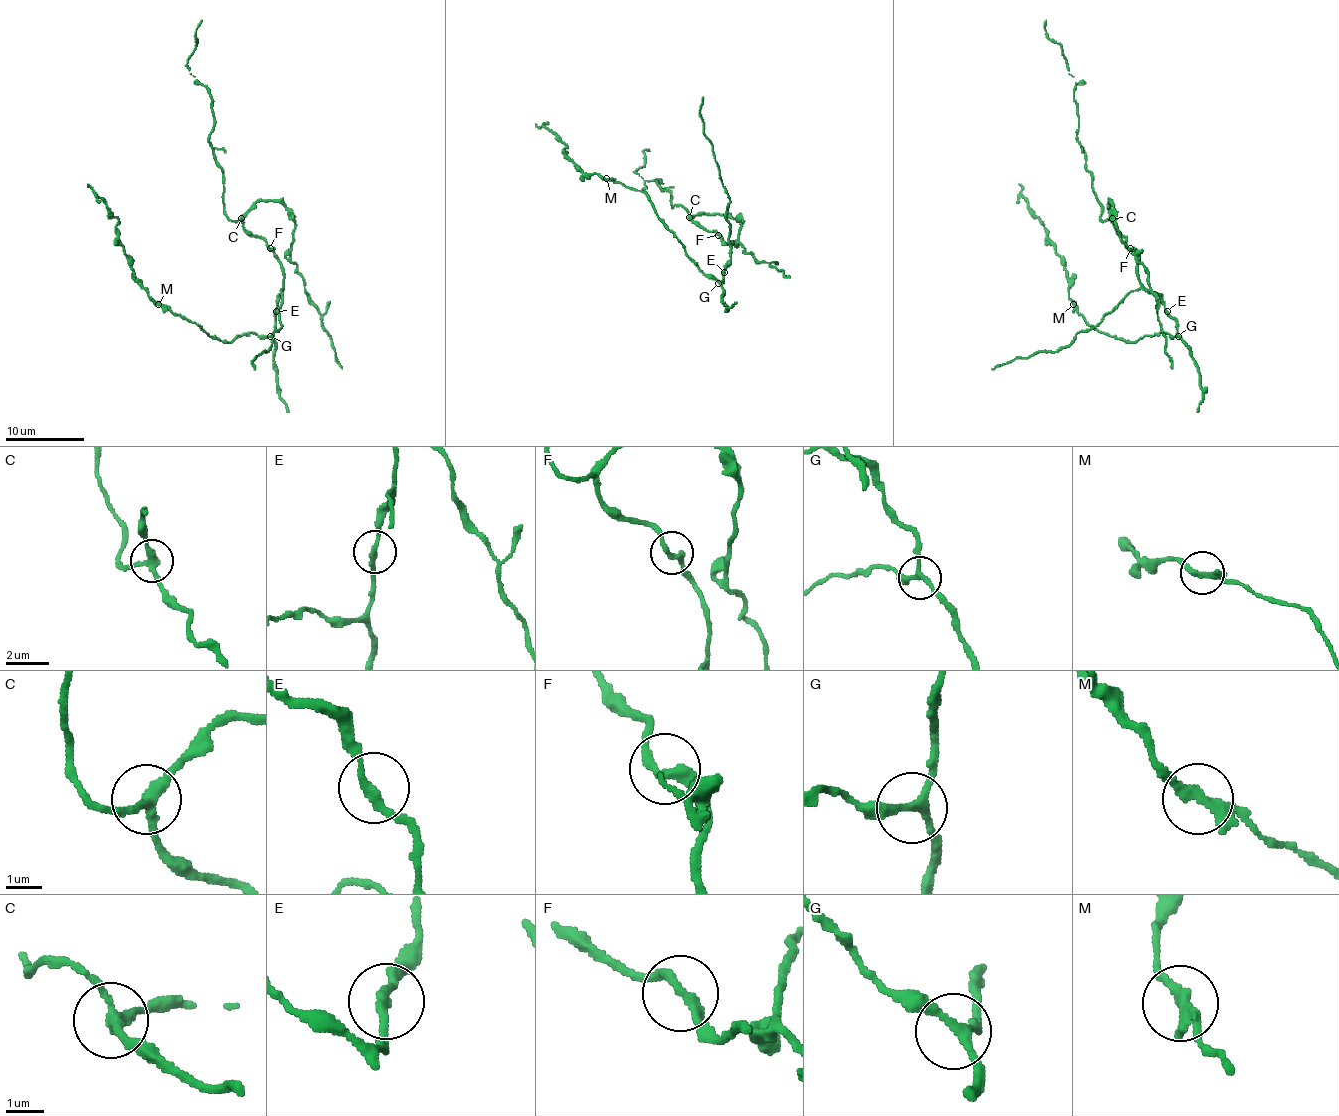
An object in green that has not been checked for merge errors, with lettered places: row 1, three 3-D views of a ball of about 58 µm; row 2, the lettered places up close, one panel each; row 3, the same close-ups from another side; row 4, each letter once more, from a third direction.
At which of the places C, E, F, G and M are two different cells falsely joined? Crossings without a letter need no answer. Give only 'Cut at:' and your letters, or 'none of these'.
Cut at: C, M

